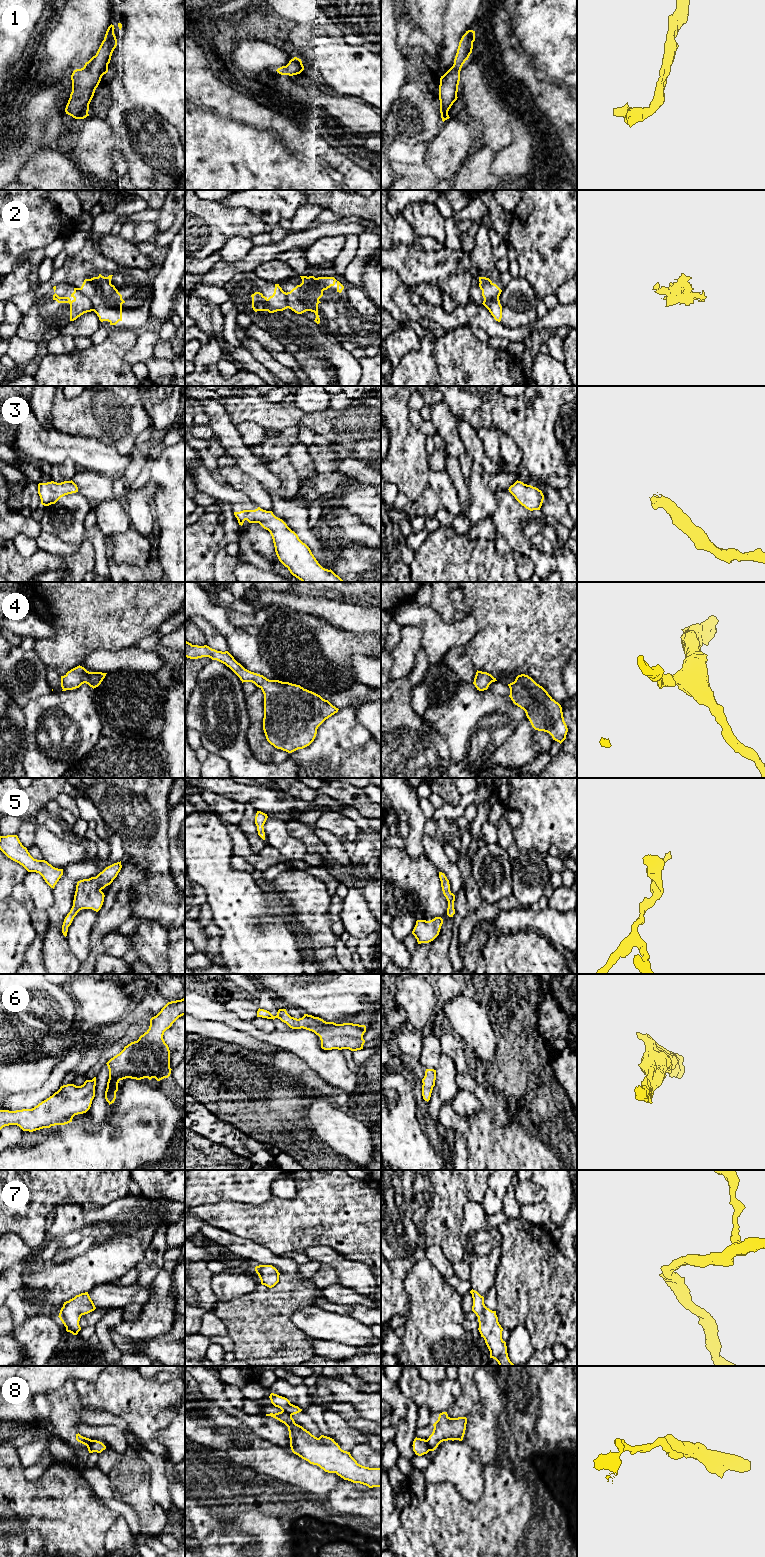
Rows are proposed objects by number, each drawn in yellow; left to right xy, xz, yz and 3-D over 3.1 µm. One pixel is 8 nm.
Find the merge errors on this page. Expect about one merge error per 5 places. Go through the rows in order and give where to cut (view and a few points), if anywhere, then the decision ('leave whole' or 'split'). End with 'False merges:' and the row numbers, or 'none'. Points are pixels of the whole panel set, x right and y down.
1: no cut | leave whole
2: xy (77, 288), (90, 300), (94, 310) | split
3: no cut | leave whole
4: no cut | leave whole
5: no cut | leave whole
6: no cut | leave whole
7: no cut | leave whole
8: yz (426, 1440), (430, 1450) | split
False merges: 2, 8

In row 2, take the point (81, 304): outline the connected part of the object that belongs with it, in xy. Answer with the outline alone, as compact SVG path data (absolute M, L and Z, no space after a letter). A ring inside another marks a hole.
M74 288L71 297L74 298L72 301L69 297L59 297L56 293L53 295L53 300L56 300L58 303L70 304L70 321L76 320L84 313L94 311L91 300L78 288Z

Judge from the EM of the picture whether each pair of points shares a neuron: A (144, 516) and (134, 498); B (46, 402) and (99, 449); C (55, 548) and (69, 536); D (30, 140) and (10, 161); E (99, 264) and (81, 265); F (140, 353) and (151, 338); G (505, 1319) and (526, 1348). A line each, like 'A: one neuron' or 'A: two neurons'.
A: one neuron
B: two neurons
C: two neurons
D: one neuron
E: one neuron
F: one neuron
G: two neurons

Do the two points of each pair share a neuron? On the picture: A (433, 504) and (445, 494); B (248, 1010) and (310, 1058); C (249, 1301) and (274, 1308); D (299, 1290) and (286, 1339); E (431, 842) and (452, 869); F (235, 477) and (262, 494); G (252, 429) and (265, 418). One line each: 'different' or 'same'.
A: different
B: different
C: same
D: same
E: same
F: same
G: different

